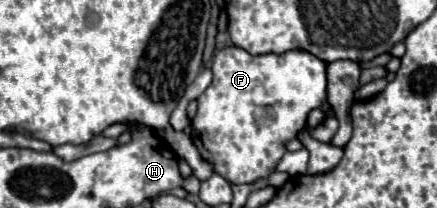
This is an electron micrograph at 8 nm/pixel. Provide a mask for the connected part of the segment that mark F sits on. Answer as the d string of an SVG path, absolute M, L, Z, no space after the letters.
M229 46L215 52L215 64L211 66L213 82L197 98L199 108L191 120L191 140L197 146L203 160L213 166L213 174L223 176L231 184L251 184L259 178L267 178L275 172L277 162L287 152L285 144L297 138L297 132L305 128L307 114L313 108L321 108L325 102L327 64L305 50L289 50L283 54L259 54L253 56L243 48Z

